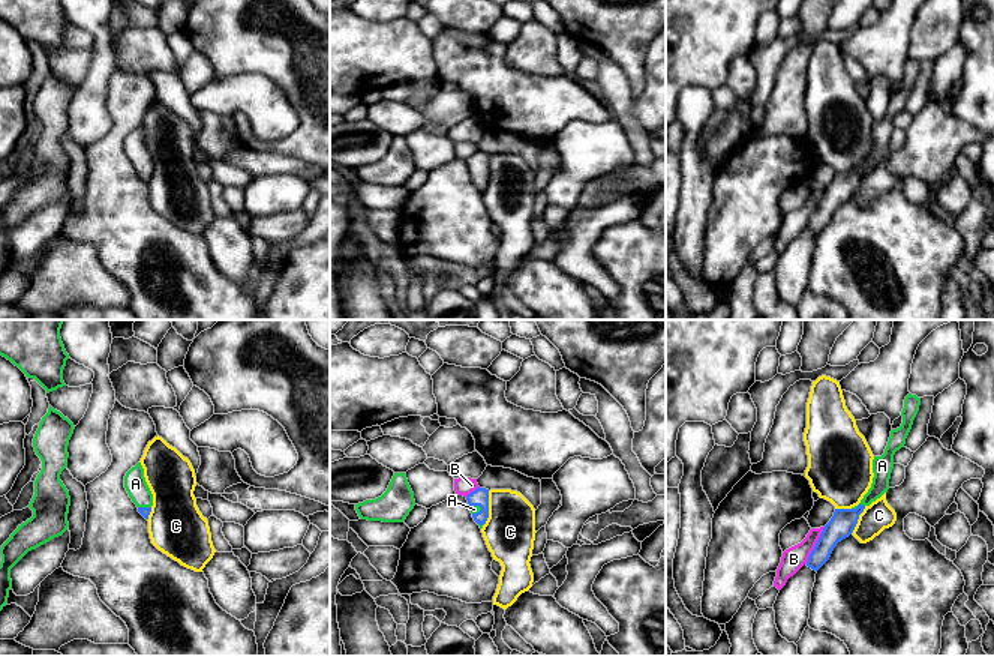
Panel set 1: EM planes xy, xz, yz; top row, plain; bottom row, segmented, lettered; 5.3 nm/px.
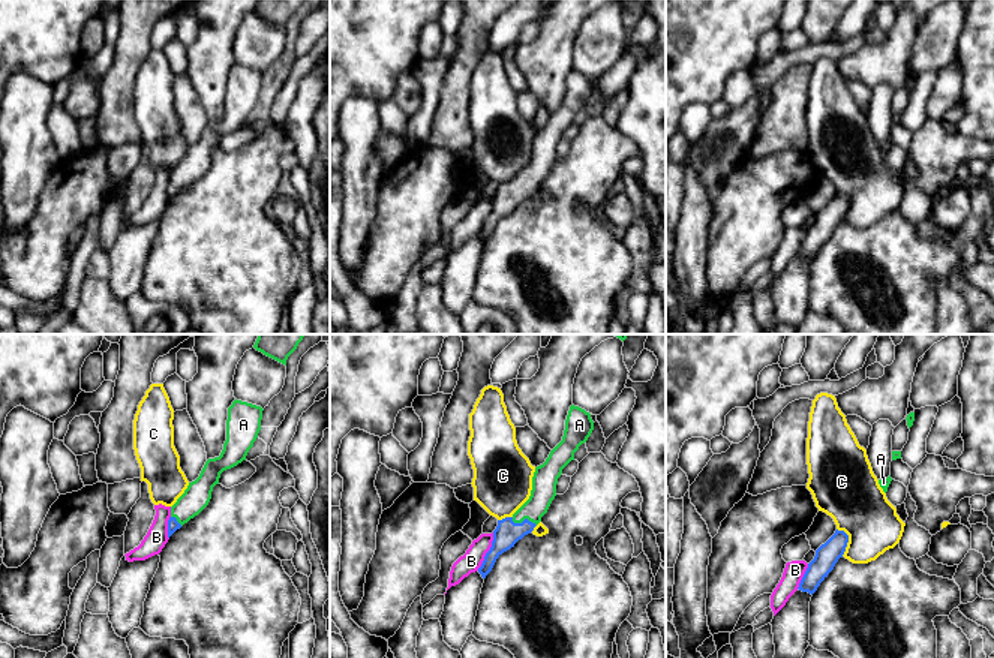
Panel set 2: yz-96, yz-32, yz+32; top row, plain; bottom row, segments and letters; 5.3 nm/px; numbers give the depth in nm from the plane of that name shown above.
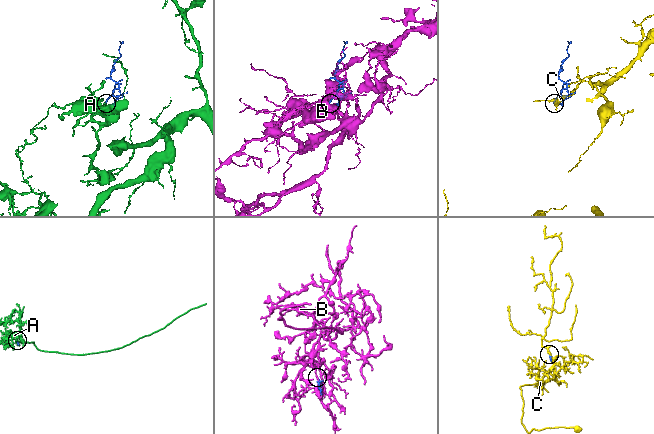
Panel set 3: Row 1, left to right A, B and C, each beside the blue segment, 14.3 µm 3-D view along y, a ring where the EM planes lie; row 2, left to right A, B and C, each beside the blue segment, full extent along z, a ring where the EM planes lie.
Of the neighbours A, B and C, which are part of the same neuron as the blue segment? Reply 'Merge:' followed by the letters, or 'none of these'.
Merge: A

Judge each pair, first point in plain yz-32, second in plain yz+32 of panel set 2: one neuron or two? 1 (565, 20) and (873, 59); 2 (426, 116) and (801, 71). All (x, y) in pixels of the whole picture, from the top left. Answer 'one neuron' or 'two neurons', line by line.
1: one neuron
2: two neurons

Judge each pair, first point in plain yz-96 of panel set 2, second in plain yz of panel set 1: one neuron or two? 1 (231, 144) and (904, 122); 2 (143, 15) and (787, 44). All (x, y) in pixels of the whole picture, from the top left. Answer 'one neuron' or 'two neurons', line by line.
1: two neurons
2: two neurons

